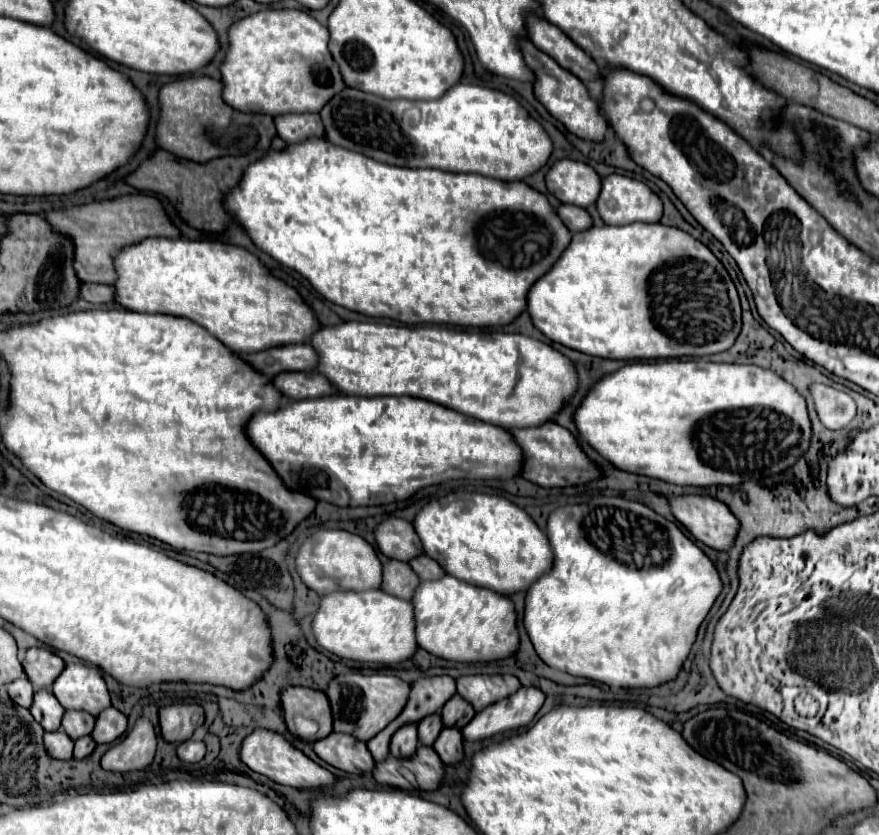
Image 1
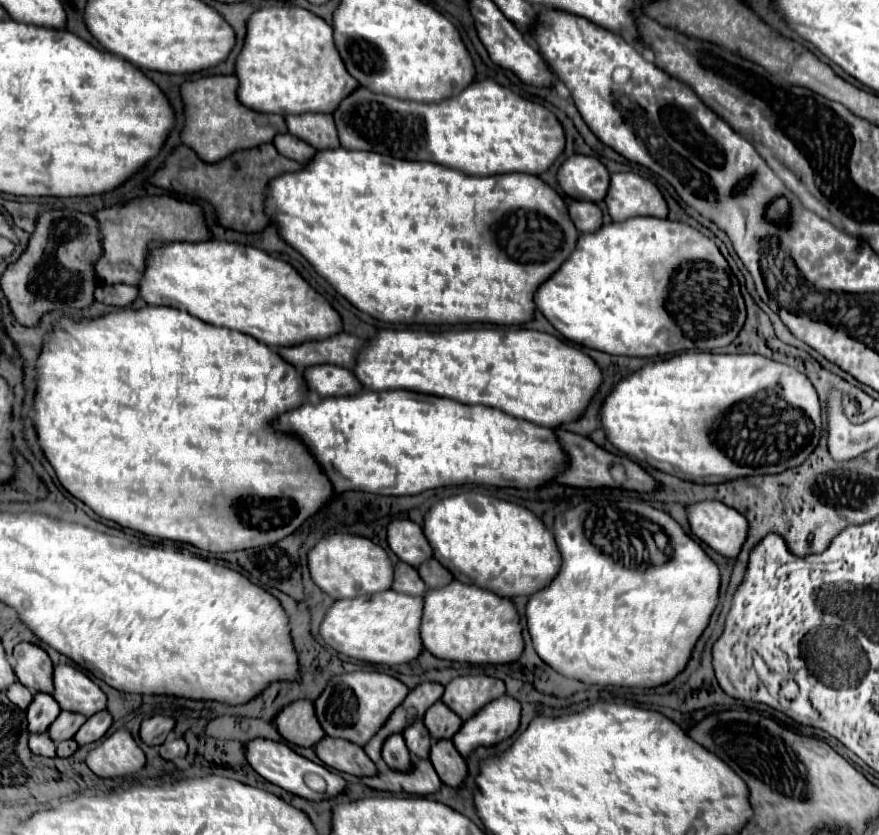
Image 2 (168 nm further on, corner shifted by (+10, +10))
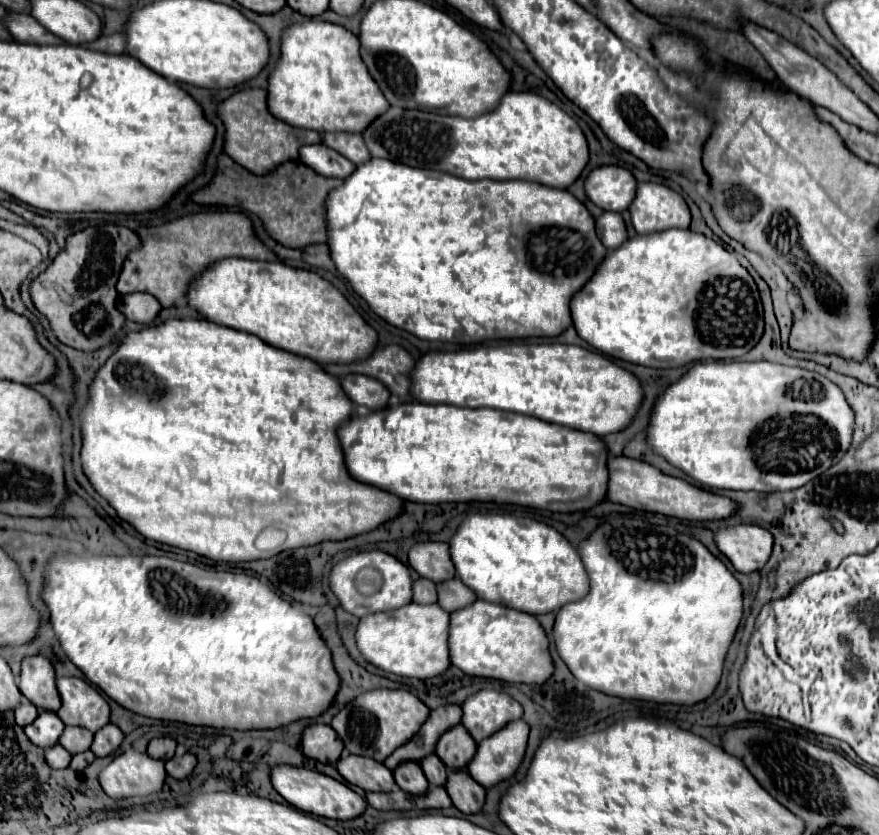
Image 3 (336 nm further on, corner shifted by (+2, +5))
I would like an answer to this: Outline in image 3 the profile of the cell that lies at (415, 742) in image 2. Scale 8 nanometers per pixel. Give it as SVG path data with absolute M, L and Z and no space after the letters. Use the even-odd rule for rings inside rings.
M435 754L423 758L421 760L421 768L423 768L427 780L433 786L445 786L445 782L447 782L447 768L445 768L445 764Z

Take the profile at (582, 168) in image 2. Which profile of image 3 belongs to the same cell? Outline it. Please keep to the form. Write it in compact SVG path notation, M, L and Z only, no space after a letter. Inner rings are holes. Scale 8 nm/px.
M599 166L585 180L585 192L593 204L609 212L623 212L637 192L635 176L621 166Z

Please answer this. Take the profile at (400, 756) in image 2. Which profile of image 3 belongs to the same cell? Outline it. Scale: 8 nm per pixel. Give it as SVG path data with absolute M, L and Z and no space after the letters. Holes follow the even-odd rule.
M403 762L393 774L399 788L409 794L425 794L425 790L429 788L429 782L417 762Z

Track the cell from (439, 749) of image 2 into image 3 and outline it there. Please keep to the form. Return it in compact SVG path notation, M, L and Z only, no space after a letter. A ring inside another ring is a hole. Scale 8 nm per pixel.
M451 772L445 790L453 800L453 806L463 814L477 814L485 804L485 788L467 772Z

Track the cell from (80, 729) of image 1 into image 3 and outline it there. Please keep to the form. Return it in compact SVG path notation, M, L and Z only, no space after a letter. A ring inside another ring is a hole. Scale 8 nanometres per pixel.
M67 728L63 732L63 736L59 738L59 744L69 750L71 754L79 754L91 748L93 744L93 732L89 732L87 728Z

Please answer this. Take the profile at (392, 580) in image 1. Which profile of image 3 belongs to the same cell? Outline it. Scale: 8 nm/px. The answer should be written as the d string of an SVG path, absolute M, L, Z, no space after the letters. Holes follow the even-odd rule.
M419 578L413 582L413 602L417 604L435 604L437 602L437 586L431 580Z

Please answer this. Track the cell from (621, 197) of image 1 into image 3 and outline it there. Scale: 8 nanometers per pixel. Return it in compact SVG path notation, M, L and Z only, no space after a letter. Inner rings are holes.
M645 182L637 186L637 196L629 208L637 234L669 228L689 228L691 212L681 194L663 184Z

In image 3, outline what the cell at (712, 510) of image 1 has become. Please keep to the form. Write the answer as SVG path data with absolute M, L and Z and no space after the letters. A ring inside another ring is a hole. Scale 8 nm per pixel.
M751 524L721 528L715 534L715 542L717 548L733 562L733 568L743 574L761 570L773 552L773 534Z

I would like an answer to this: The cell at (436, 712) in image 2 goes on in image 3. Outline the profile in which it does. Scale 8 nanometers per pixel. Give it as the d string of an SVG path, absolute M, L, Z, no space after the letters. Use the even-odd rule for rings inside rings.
M461 724L445 732L437 742L437 750L435 750L441 762L445 762L445 766L455 772L467 770L475 752L477 752L477 744Z

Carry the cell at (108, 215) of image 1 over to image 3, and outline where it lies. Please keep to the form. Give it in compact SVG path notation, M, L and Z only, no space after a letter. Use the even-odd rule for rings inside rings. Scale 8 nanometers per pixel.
M207 212L195 214L181 220L173 220L155 228L139 228L137 234L143 240L139 250L133 250L123 264L117 290L119 294L147 292L153 294L163 308L177 306L177 300L187 296L189 284L209 266L223 258L247 258L247 260L269 260L279 262L277 254L267 248L255 234L253 222L243 212ZM187 254L189 254L189 276L187 276Z

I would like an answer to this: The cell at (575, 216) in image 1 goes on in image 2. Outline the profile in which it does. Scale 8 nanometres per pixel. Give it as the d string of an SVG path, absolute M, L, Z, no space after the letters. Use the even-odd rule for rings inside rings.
M571 201L567 207L569 207L569 215L573 223L577 225L579 233L589 233L601 227L601 211L595 203Z

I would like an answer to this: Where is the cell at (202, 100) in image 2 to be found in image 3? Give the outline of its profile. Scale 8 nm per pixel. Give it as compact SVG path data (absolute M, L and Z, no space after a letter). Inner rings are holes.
M245 88L233 94L219 106L219 116L227 126L225 152L253 174L267 174L269 170L275 170L281 162L297 160L301 146L323 144L323 136L319 132L295 128L281 122L279 118L273 118L267 108L267 94L261 88Z

